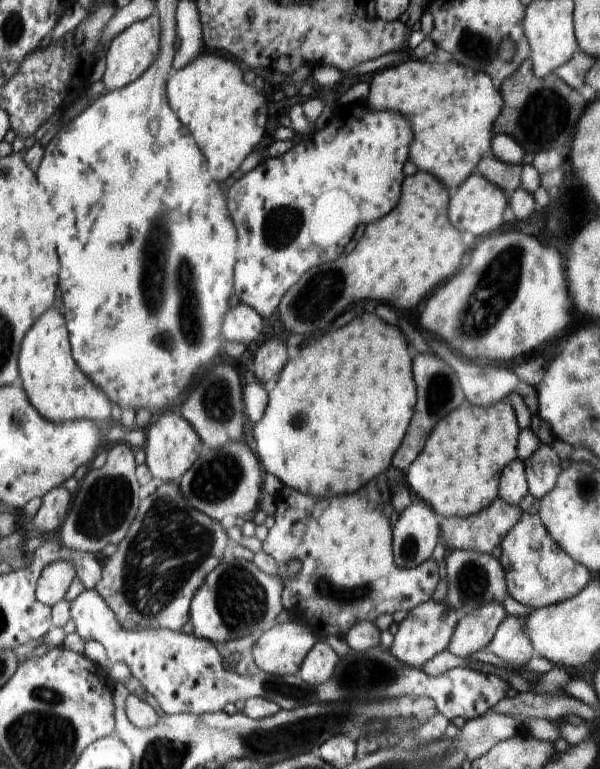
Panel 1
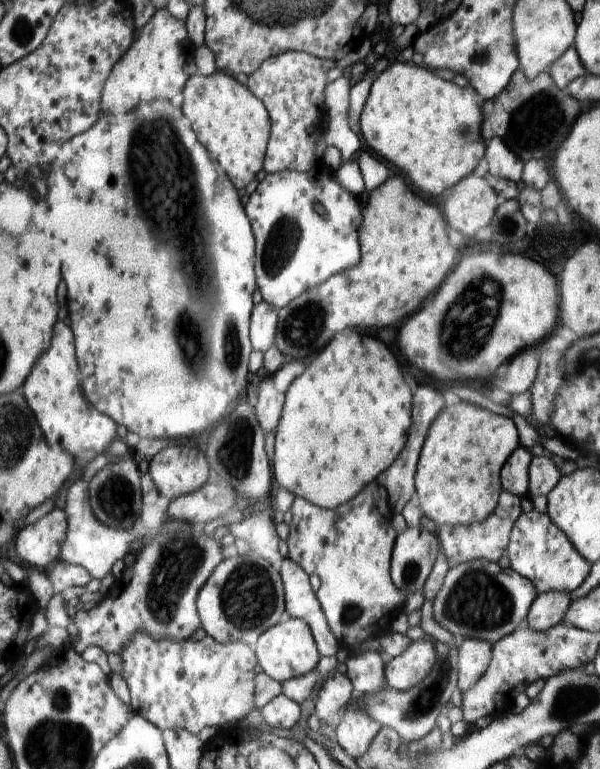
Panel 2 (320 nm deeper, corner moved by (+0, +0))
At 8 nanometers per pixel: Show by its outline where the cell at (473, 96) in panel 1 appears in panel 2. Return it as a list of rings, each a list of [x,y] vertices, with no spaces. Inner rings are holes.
[[[411,62],[392,63],[371,84],[369,96],[360,114],[361,137],[374,153],[377,152],[390,164],[400,168],[420,190],[442,198],[446,188],[454,186],[464,176],[472,175],[478,162],[484,158],[484,152],[488,152],[481,133],[484,128],[483,112],[476,106],[474,96],[474,88],[460,88],[459,85],[452,84],[452,81],[442,80],[436,76],[436,72],[432,74]]]

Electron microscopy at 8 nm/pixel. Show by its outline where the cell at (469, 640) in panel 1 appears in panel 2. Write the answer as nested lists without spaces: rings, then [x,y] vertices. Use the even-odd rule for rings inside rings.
[[[463,639],[459,646],[459,679],[457,688],[465,693],[486,672],[492,657],[492,644],[480,639]]]

